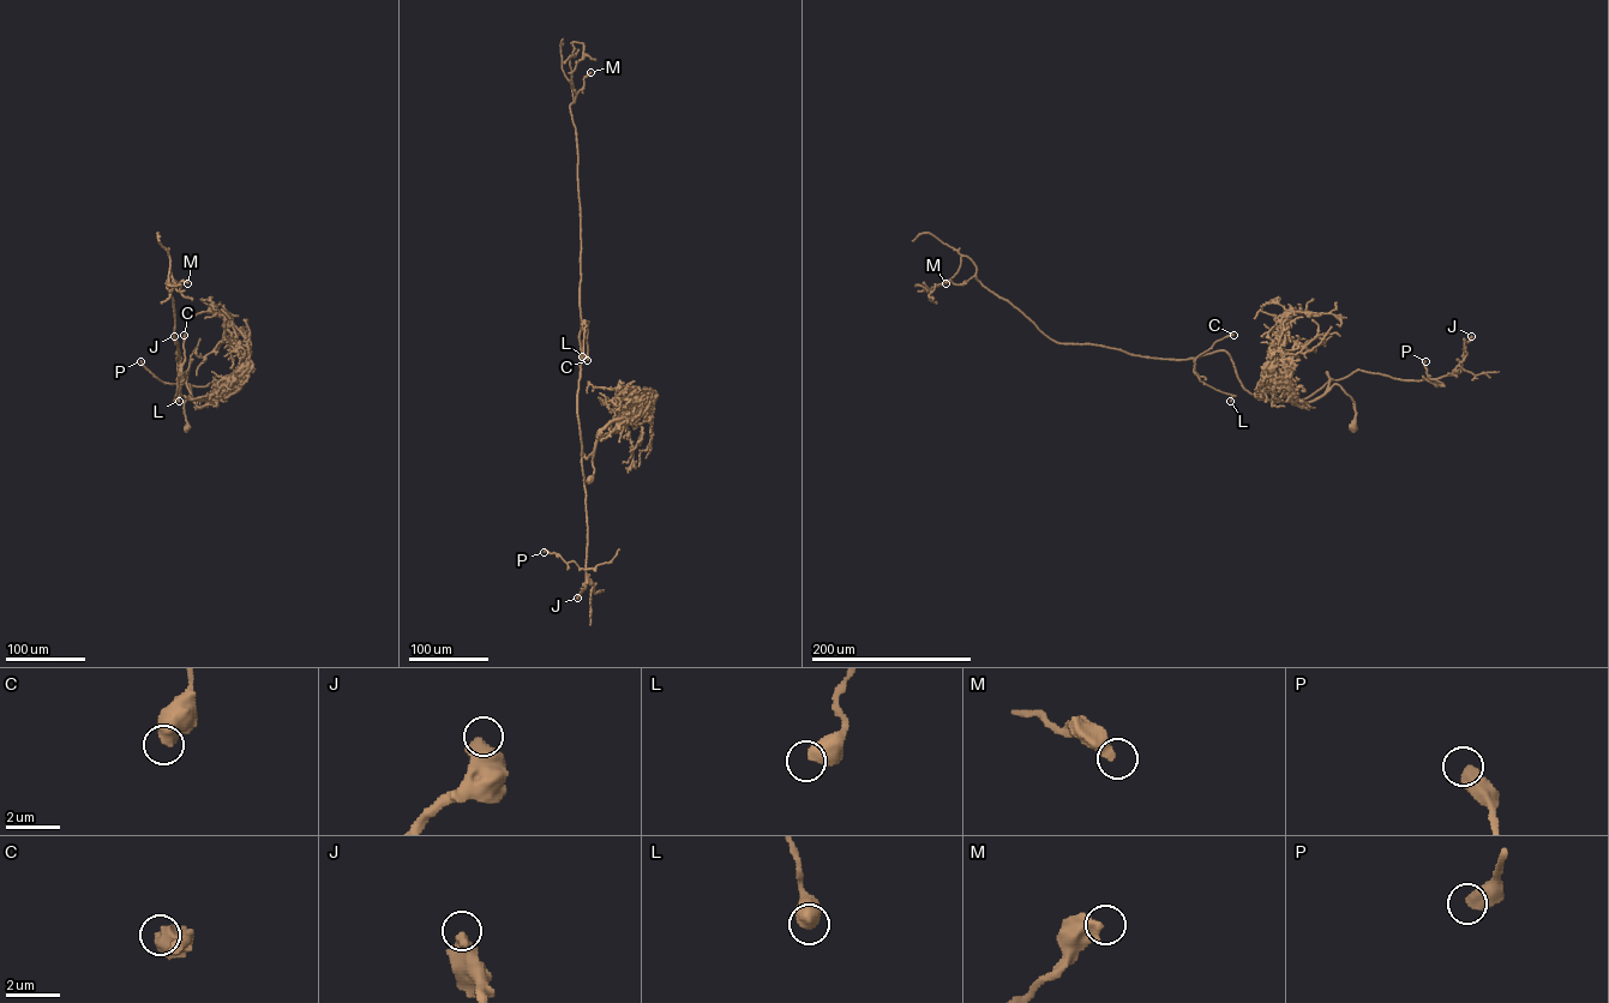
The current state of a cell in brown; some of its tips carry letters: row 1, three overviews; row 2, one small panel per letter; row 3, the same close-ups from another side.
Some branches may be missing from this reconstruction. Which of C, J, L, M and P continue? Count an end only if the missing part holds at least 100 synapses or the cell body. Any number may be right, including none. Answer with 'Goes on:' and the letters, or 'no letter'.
Goes on: no letter

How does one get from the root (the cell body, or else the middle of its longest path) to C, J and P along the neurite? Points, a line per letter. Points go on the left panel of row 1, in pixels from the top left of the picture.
C: (187, 428), (184, 402), (191, 388), (191, 392), (180, 372), (174, 401), (176, 352), (181, 367), (184, 335)
J: (187, 428), (184, 402), (191, 388), (191, 392), (180, 372), (178, 379), (181, 370), (184, 379), (174, 336)
P: (187, 428), (191, 388), (180, 372), (178, 379), (182, 371), (181, 383), (166, 383), (140, 361)

